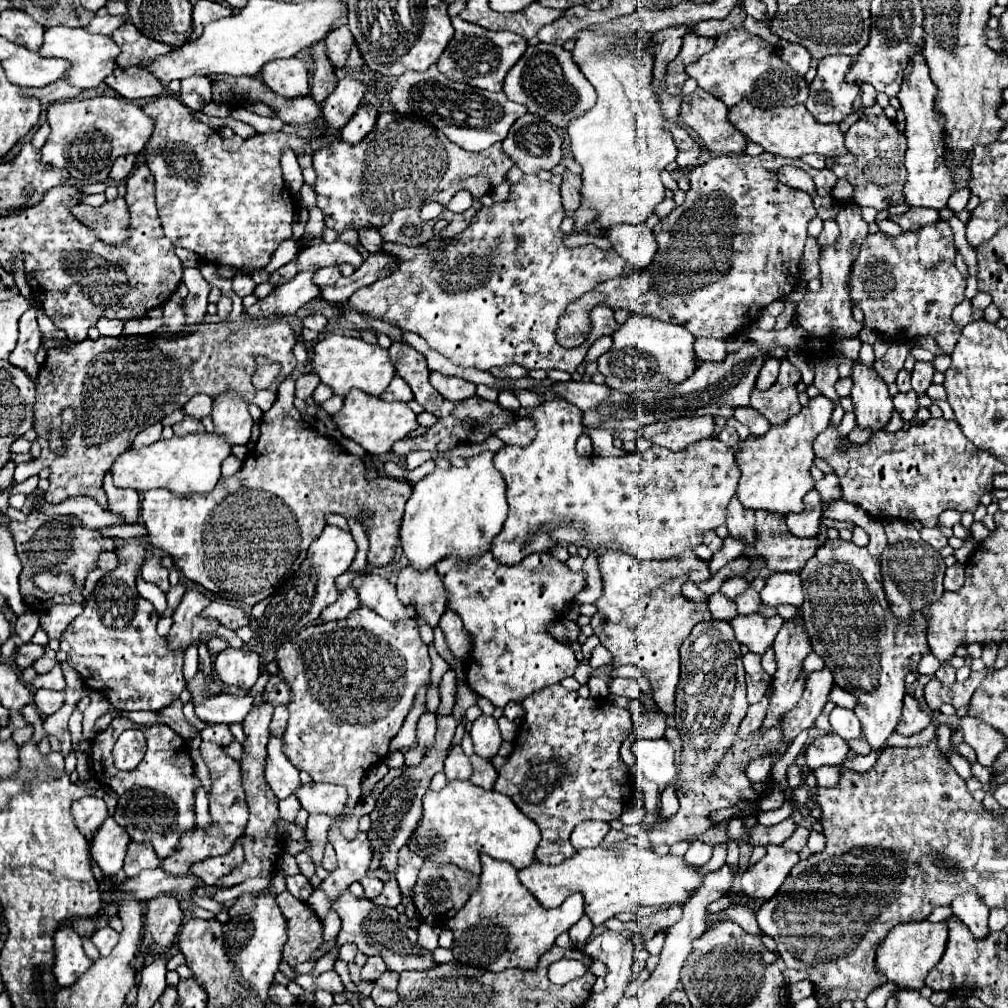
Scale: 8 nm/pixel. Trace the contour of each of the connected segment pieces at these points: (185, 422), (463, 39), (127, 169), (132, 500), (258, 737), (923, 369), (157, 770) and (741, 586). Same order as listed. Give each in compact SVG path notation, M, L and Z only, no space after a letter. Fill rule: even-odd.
M183 418L179 424L175 424L175 426L173 426L173 430L175 430L175 434L177 434L177 436L205 432L203 424L201 424L201 422L195 422L195 418Z
M455 16L451 22L455 28L455 34L437 62L439 72L447 74L449 80L467 82L469 86L483 88L489 92L501 92L503 78L505 78L507 70L511 70L511 66L519 60L519 56L523 56L523 52L527 48L527 40L513 32L483 30L481 26L473 26L465 20L461 20L459 16Z
M131 154L131 158L119 158L119 162L115 162L115 166L113 166L111 174L109 174L111 180L119 182L119 180L127 178L127 176L133 172L135 162L137 162L137 156L135 156L135 154Z
M111 474L105 476L103 488L109 498L109 510L113 514L121 516L121 520L125 524L137 524L137 520L139 520L139 494L135 490L117 490L117 486L113 486L113 482L111 482Z
M263 702L259 708L253 708L243 722L245 742L243 742L243 758L239 760L239 766L241 766L245 802L249 806L249 822L243 832L243 838L241 838L245 860L235 870L231 870L231 874L219 878L219 882L215 882L217 888L231 888L231 886L245 882L247 878L253 878L253 876L271 876L275 872L275 864L277 864L279 856L285 852L285 838L281 838L281 834L277 830L277 822L281 818L279 808L277 808L277 798L275 798L275 794L271 794L271 788L267 786L267 782L263 778L271 716L273 716L273 706Z
M917 362L915 364L915 368L911 372L911 384L919 396L923 396L927 392L927 388L931 386L933 374L935 374L935 368L931 362Z
M117 716L113 722L107 726L107 730L99 732L91 744L91 768L93 768L93 778L99 780L103 786L111 788L119 796L117 810L113 814L115 822L127 830L131 840L135 842L149 842L153 844L155 852L159 858L171 856L177 846L179 838L195 826L195 792L201 786L199 778L195 776L195 764L193 758L189 756L189 750L169 726L159 724L159 726L137 726L129 718ZM129 728L139 728L145 738L147 738L147 752L141 764L131 770L131 772L119 772L113 766L111 758L111 748L119 736L119 732L129 730Z
M729 578L725 584L723 584L723 588L721 588L721 592L725 594L725 596L729 596L731 600L735 600L739 594L743 594L745 590L747 590L747 580L745 578Z

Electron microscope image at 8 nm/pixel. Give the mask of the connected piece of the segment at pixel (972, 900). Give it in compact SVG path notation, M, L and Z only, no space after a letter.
M965 894L955 898L951 902L951 910L953 916L959 922L963 922L975 938L981 940L989 936L989 926L987 926L989 910L987 906L983 906L983 902L979 902L979 898L975 898L975 894Z

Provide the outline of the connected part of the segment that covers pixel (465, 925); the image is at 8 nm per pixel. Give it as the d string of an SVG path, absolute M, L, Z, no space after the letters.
M481 856L481 884L469 902L447 922L447 928L455 934L453 956L475 968L489 972L501 972L507 968L535 970L539 958L555 946L555 938L567 932L583 916L583 898L575 894L563 902L563 906L547 910L537 898L519 882L517 870L507 864Z

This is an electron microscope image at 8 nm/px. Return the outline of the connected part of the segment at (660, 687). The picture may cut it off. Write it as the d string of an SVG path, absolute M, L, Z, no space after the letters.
M607 550L597 558L597 562L603 580L603 594L595 602L597 614L591 618L591 626L595 636L601 640L601 646L609 650L613 662L593 670L587 684L591 696L607 698L613 668L631 664L645 672L655 694L655 704L665 714L673 714L673 696L679 682L679 646L691 634L695 624L711 620L707 600L695 604L681 594L683 582L697 578L697 566L691 564L699 564L699 558L693 556L693 562L685 562L685 558L643 562L629 554Z

